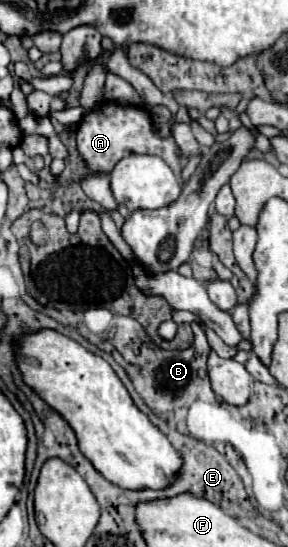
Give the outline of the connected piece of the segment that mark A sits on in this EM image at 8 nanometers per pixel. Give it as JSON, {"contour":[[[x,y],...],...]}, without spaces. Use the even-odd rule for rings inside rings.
{"contour":[[[93,108],[77,126],[77,150],[89,170],[111,172],[113,166],[129,154],[153,154],[163,158],[177,174],[181,172],[181,158],[173,138],[159,138],[151,116],[143,108]]]}

